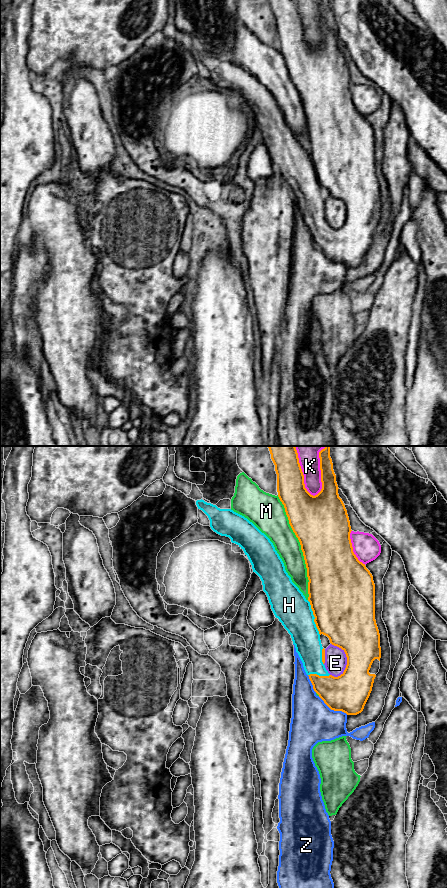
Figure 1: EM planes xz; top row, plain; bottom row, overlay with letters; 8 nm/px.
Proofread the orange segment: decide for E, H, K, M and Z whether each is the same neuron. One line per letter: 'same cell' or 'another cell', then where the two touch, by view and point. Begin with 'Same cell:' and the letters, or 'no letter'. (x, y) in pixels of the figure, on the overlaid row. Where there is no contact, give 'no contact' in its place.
Same cell: H
E: another cell | xz (347, 658)
H: same cell | xz (314, 616)
K: another cell | xz (302, 472)
M: another cell | xz (301, 547)
Z: another cell | xz (333, 709)

